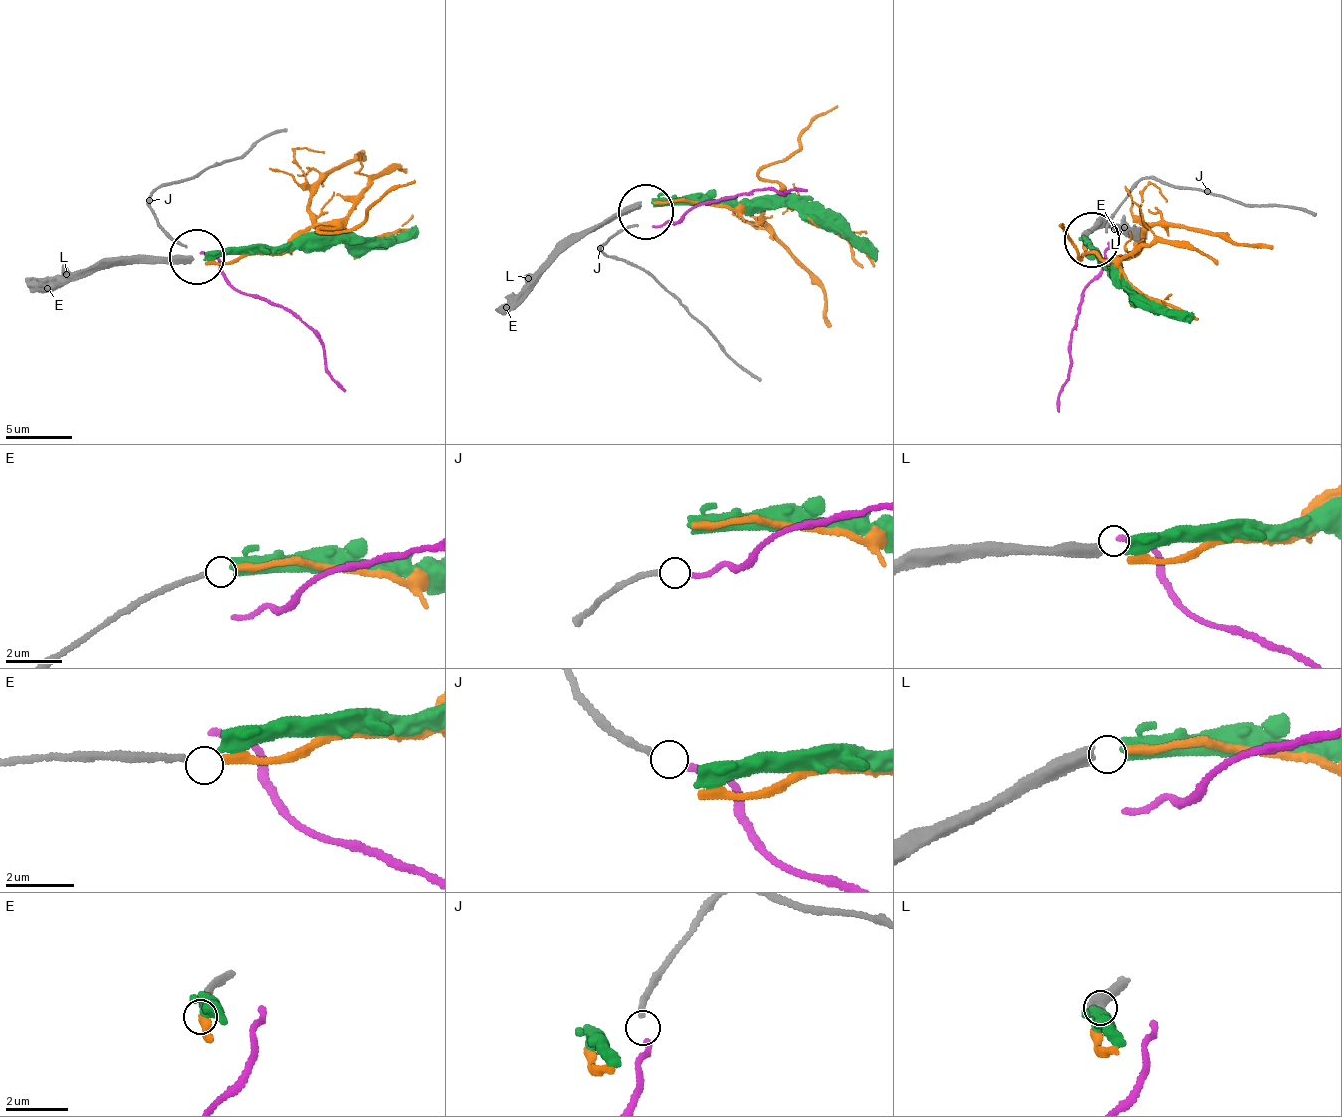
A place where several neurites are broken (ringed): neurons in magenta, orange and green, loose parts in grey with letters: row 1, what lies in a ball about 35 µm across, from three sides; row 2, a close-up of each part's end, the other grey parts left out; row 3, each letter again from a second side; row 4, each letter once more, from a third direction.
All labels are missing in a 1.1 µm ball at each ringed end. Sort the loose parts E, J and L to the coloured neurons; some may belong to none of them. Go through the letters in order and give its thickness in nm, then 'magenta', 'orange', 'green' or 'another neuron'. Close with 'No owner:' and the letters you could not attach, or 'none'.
E: 180 nm thick; orange
J: 190 nm thick; magenta
L: 440 nm thick; green
No owner: none

